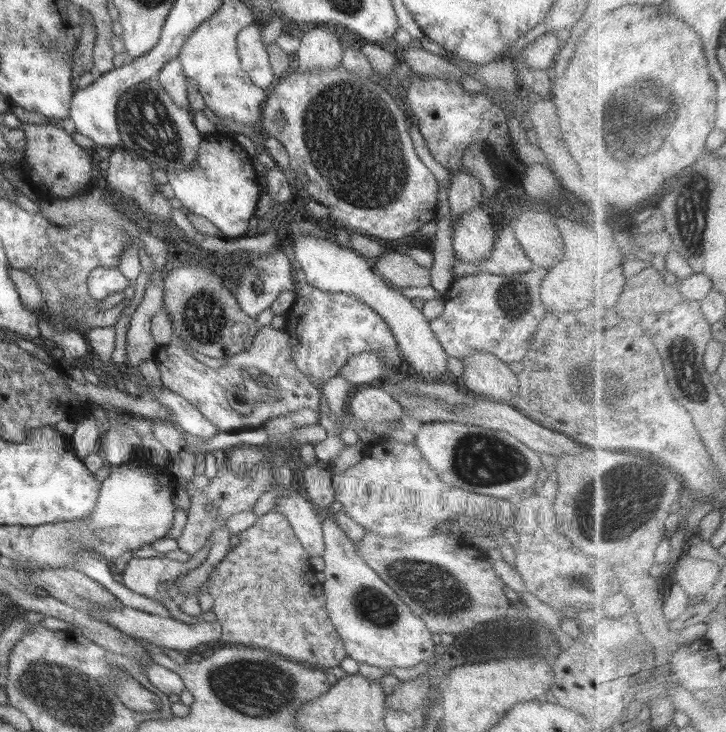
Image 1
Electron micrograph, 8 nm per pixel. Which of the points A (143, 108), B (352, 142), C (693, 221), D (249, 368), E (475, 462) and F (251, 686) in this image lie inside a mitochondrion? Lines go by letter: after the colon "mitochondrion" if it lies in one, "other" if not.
A: mitochondrion
B: mitochondrion
C: mitochondrion
D: mitochondrion
E: mitochondrion
F: mitochondrion

